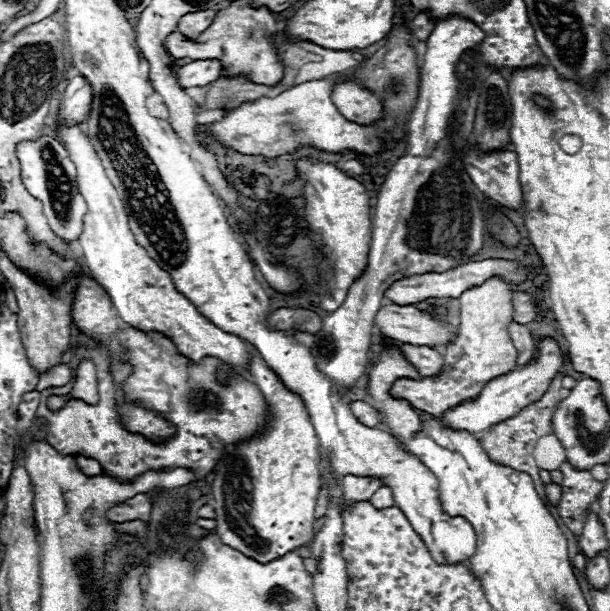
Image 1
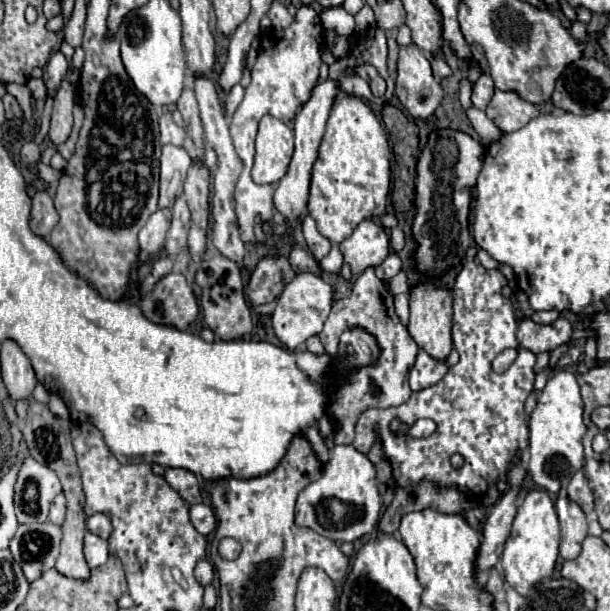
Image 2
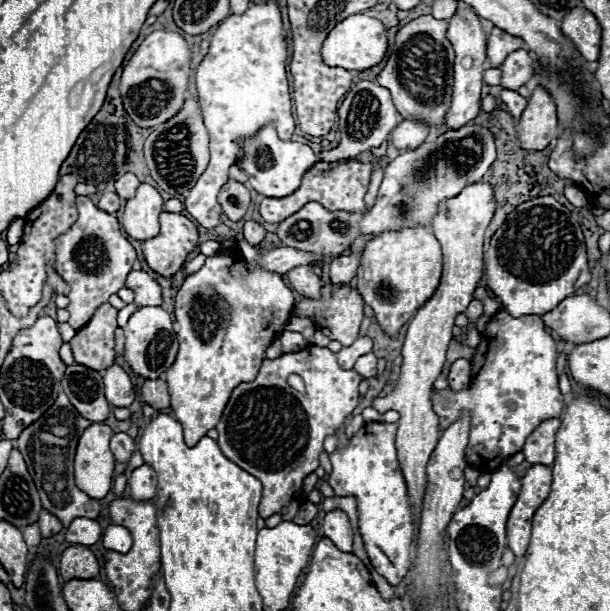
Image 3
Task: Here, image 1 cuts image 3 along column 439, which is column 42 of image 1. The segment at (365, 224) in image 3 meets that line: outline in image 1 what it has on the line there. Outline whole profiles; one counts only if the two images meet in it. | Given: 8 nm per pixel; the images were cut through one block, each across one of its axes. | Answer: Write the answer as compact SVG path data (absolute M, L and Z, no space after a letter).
M42 136L32 142L20 142L16 150L18 150L20 168L22 168L22 182L34 198L42 200L42 212L50 224L50 230L56 236L62 236L62 240L66 240L66 244L76 242L78 236L82 234L86 202L84 202L82 194L78 192L76 166L70 160L70 154L58 140L54 140L50 136Z

